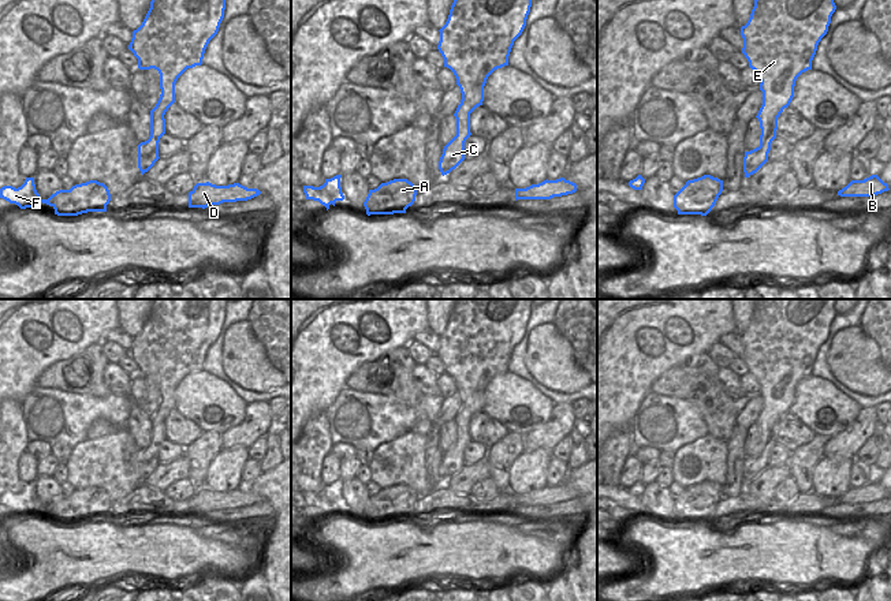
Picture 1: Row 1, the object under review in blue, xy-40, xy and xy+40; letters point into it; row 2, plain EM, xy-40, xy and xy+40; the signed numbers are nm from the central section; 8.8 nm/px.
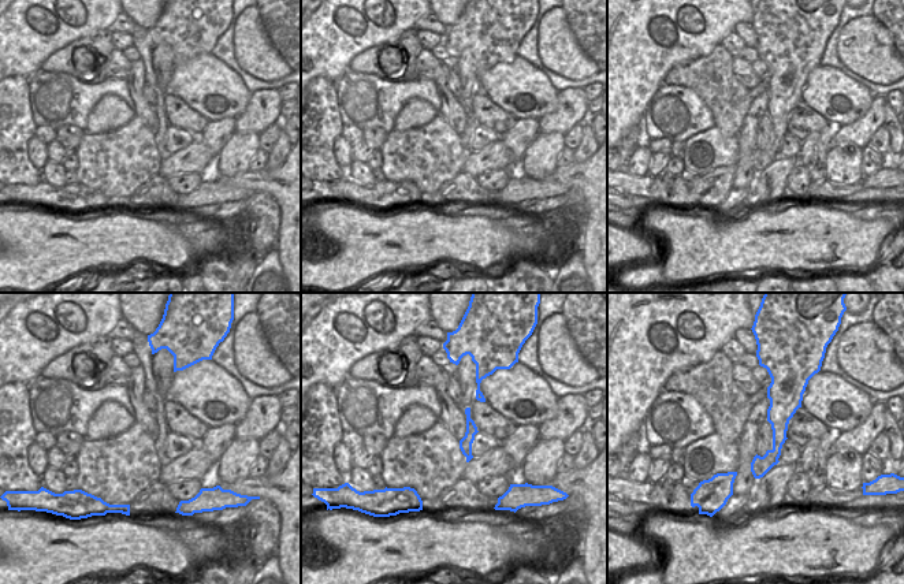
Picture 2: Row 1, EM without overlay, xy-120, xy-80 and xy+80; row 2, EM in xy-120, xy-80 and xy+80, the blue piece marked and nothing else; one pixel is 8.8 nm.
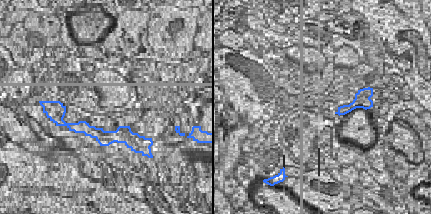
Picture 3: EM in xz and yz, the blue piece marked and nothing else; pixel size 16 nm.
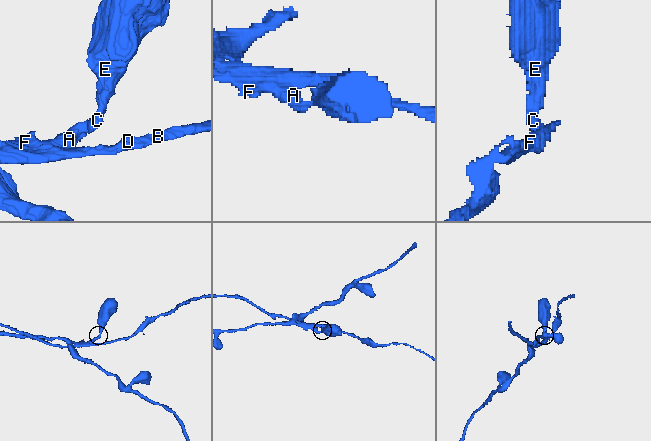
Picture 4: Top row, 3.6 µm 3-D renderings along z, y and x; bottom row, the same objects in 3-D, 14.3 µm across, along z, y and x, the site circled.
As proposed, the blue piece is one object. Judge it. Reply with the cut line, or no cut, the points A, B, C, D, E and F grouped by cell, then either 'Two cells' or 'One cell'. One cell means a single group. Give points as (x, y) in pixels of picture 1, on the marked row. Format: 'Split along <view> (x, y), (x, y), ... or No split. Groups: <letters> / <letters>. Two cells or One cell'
Split along xy+40 (686, 183), (690, 193), (696, 194), (700, 200), (698, 213). Groups: A C E / B D F. Two cells

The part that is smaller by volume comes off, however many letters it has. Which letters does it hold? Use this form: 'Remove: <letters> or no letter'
Remove: B, D, F

